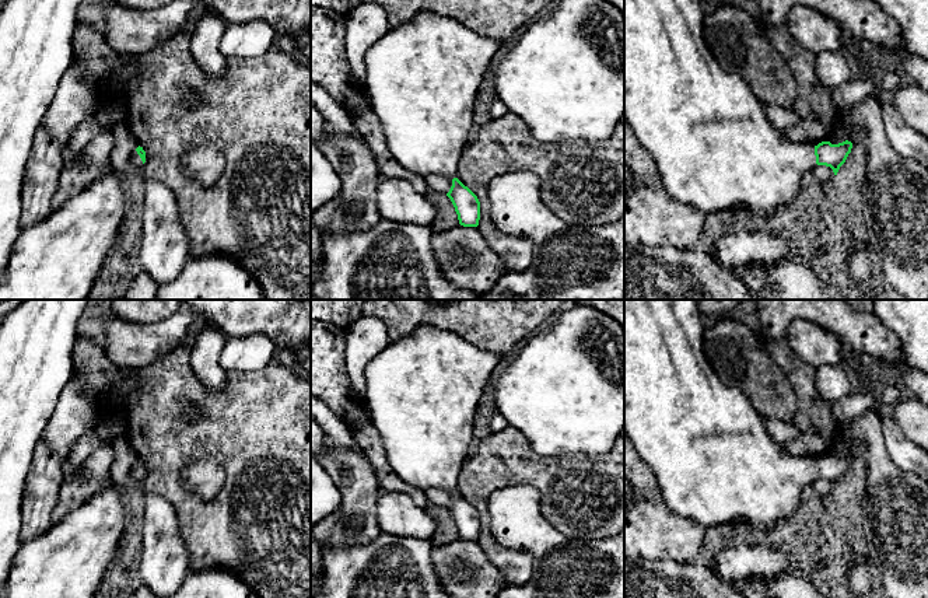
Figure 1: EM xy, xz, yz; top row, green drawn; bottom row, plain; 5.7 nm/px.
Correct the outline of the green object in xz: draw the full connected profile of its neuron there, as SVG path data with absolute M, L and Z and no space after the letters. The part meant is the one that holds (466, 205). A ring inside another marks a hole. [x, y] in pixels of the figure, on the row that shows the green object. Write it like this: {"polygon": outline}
{"polygon": "M421 11L386 34L365 55L365 90L374 115L379 119L386 143L395 160L413 174L426 178L430 174L452 179L447 196L451 199L463 227L477 227L480 220L480 202L477 196L458 178L458 162L470 140L473 126L473 108L481 78L487 71L500 42L472 31L462 22L437 14Z"}

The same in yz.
{"polygon": "M624 0L624 118L638 143L649 151L656 162L663 188L673 200L689 204L704 216L722 210L732 211L739 207L747 211L750 217L768 218L780 206L792 202L799 195L802 176L812 172L816 165L830 167L837 175L851 153L852 143L848 140L838 144L822 141L817 146L810 146L787 140L784 132L768 120L763 104L749 84L740 76L722 69L715 60L703 36L705 13L707 6L703 0Z"}

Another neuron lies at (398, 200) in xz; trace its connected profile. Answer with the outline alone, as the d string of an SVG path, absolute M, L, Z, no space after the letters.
M381 179L377 202L382 218L430 227L435 207L427 195L414 190L405 179Z

